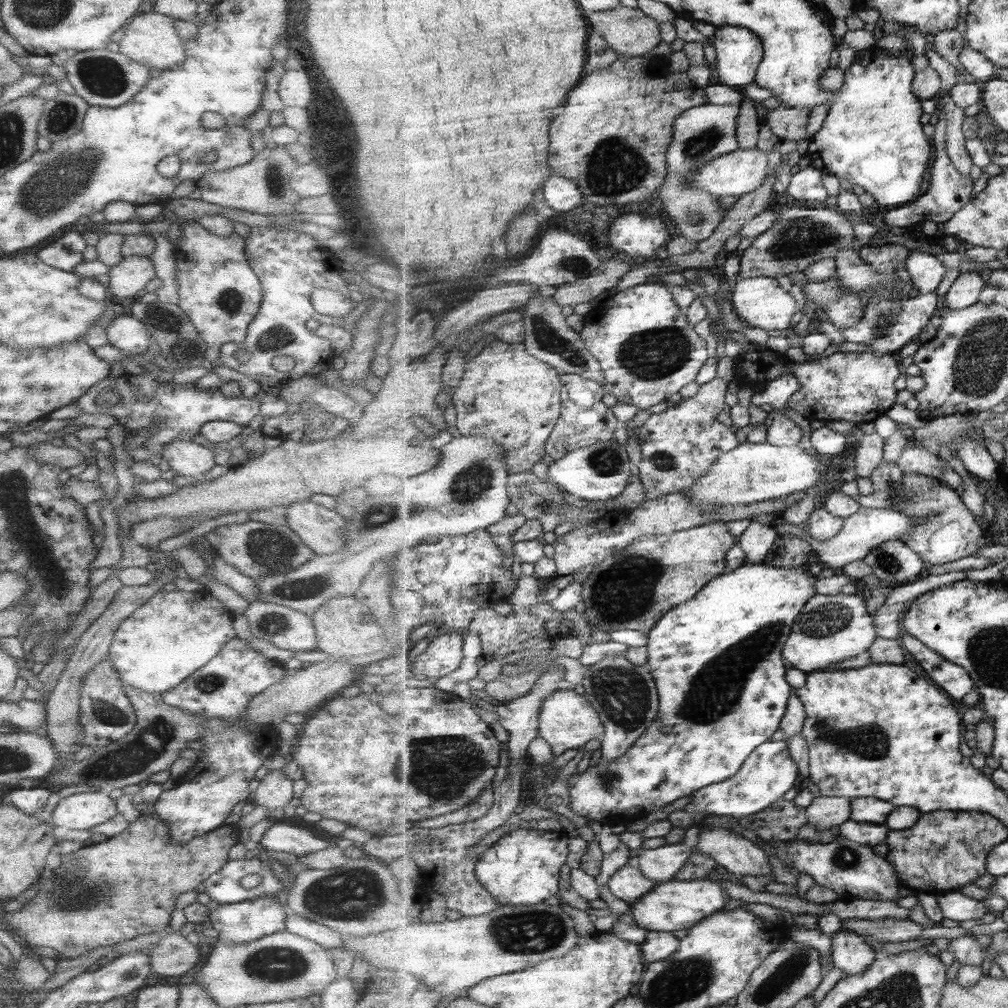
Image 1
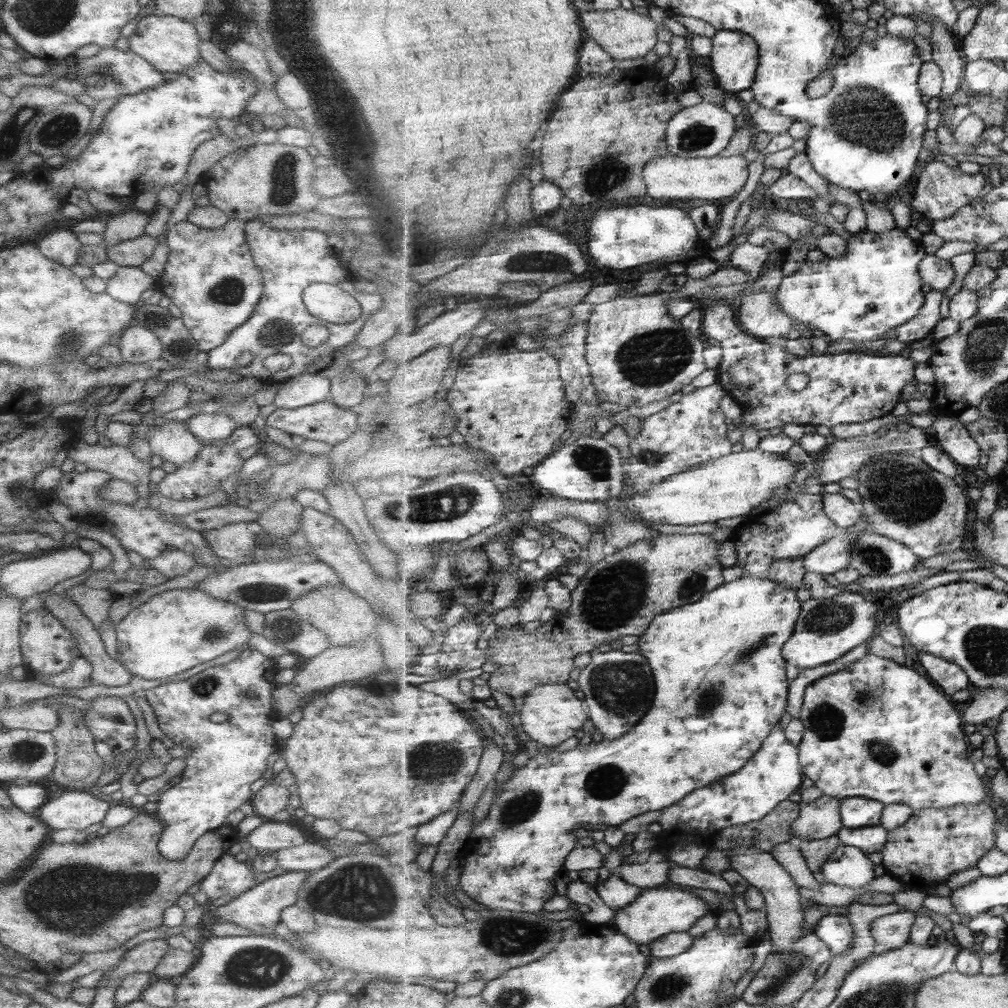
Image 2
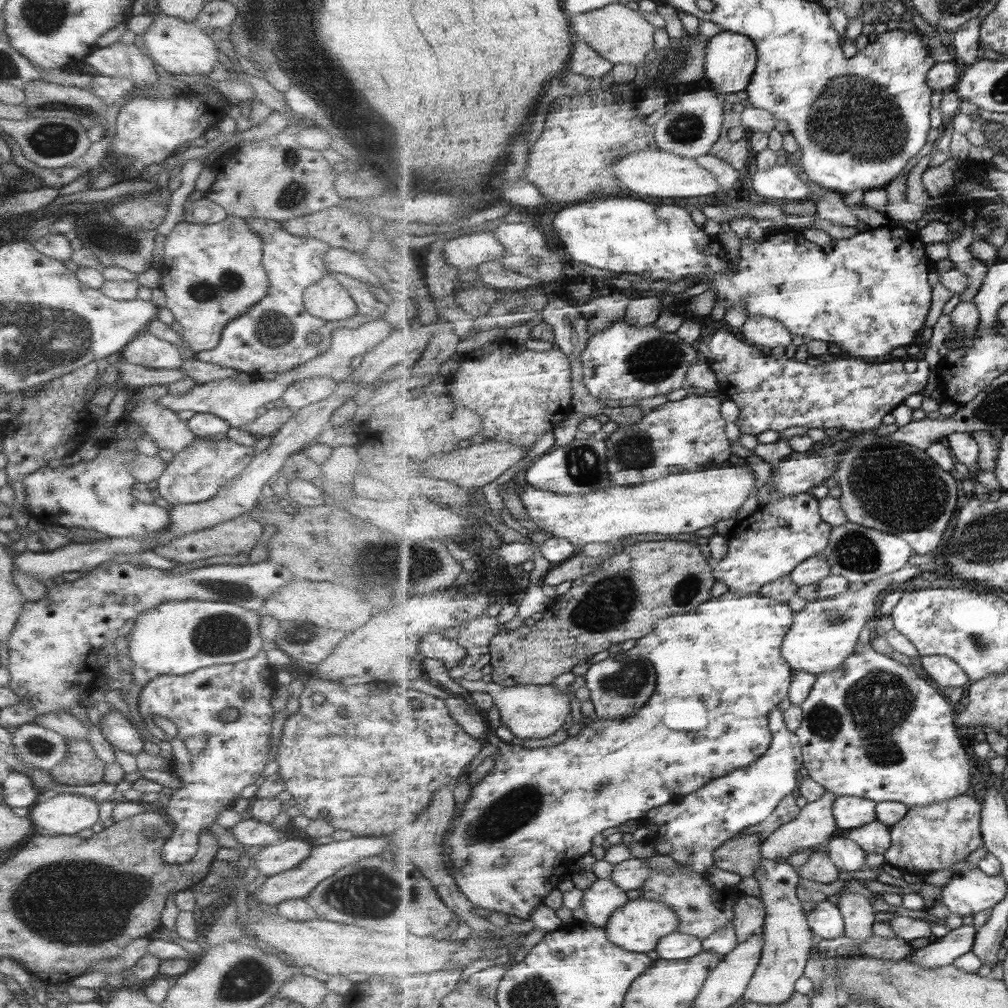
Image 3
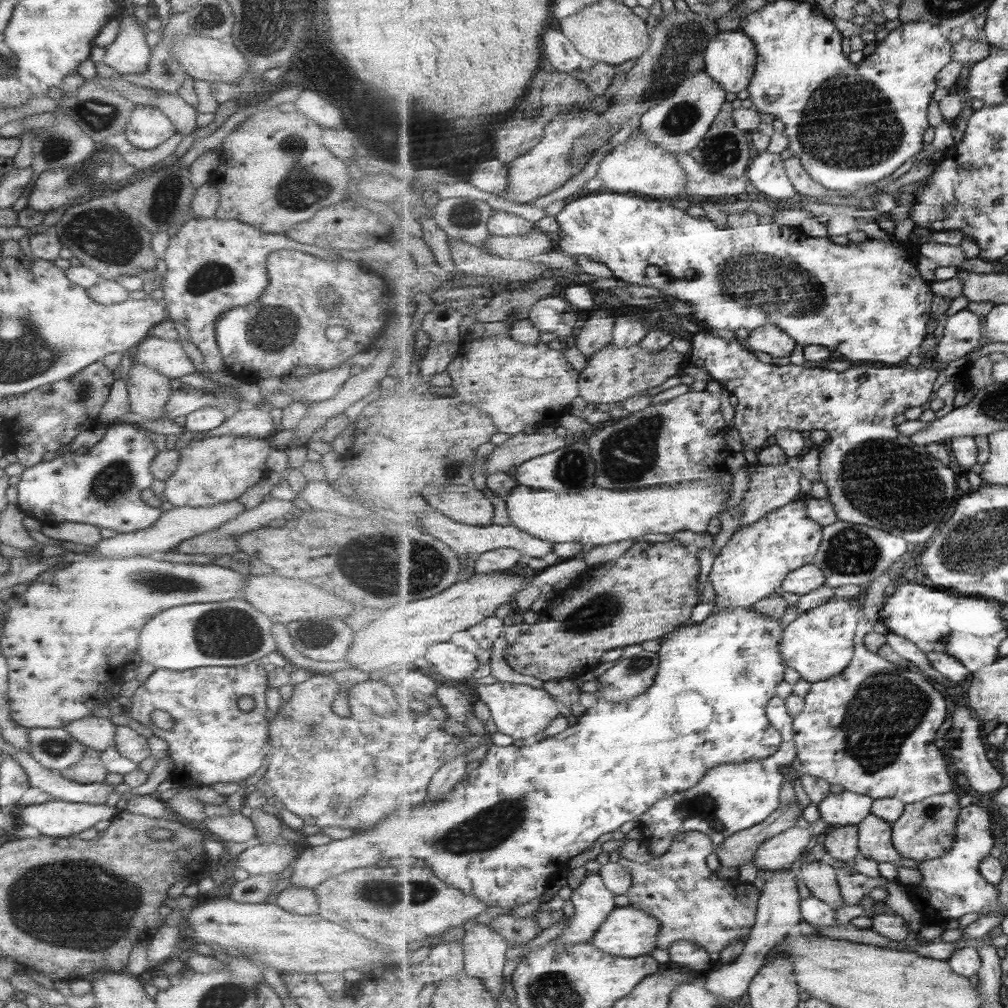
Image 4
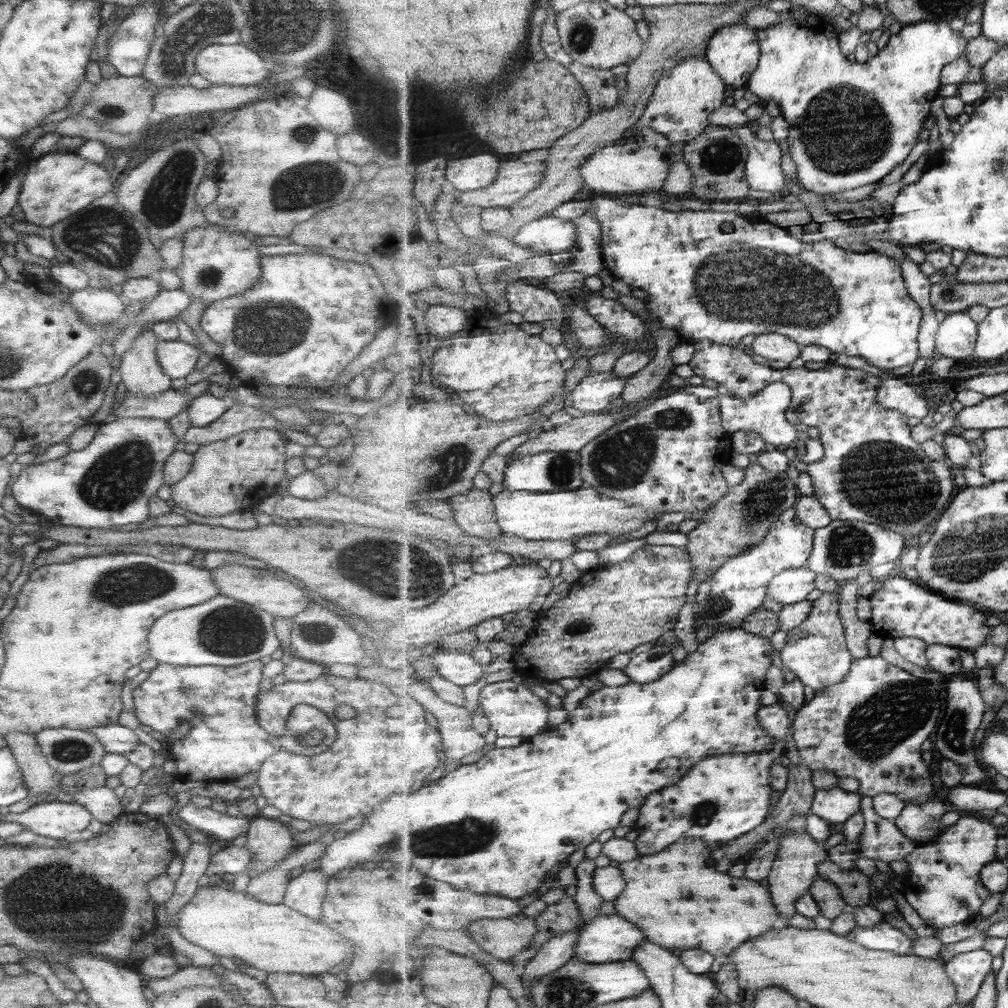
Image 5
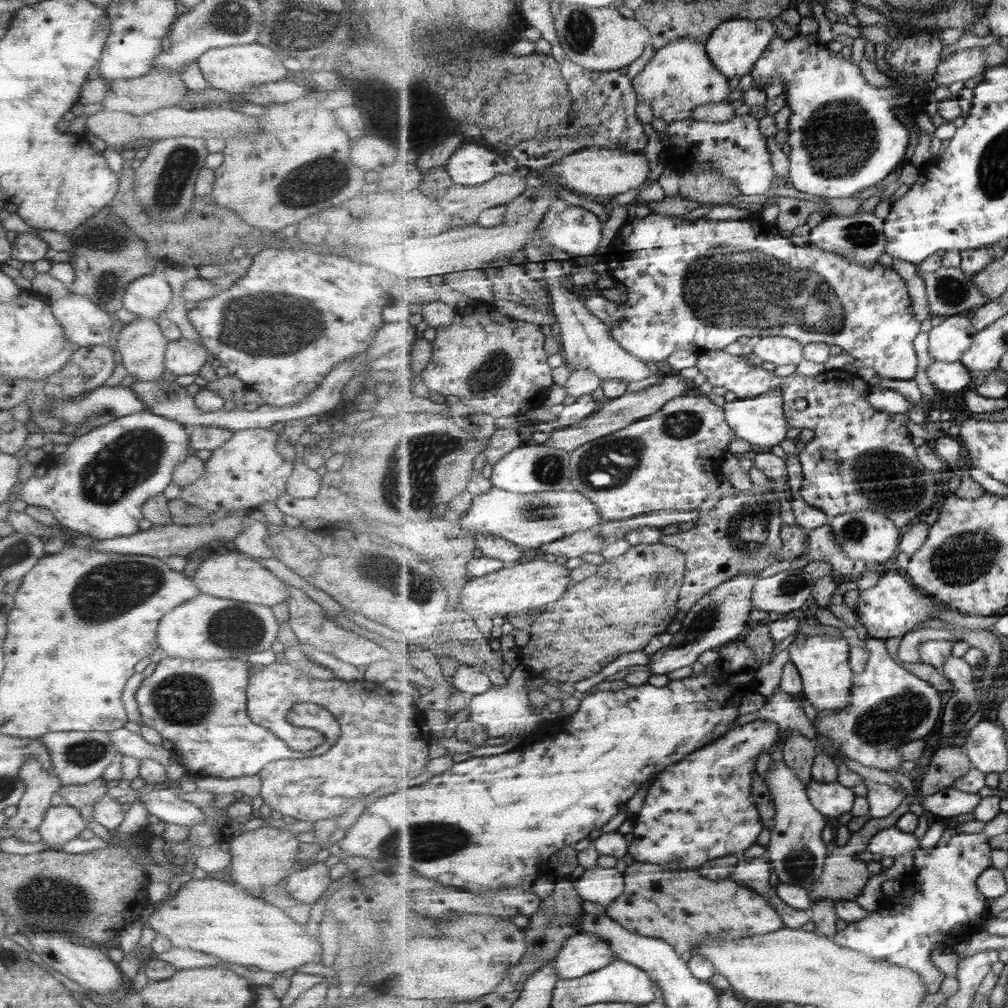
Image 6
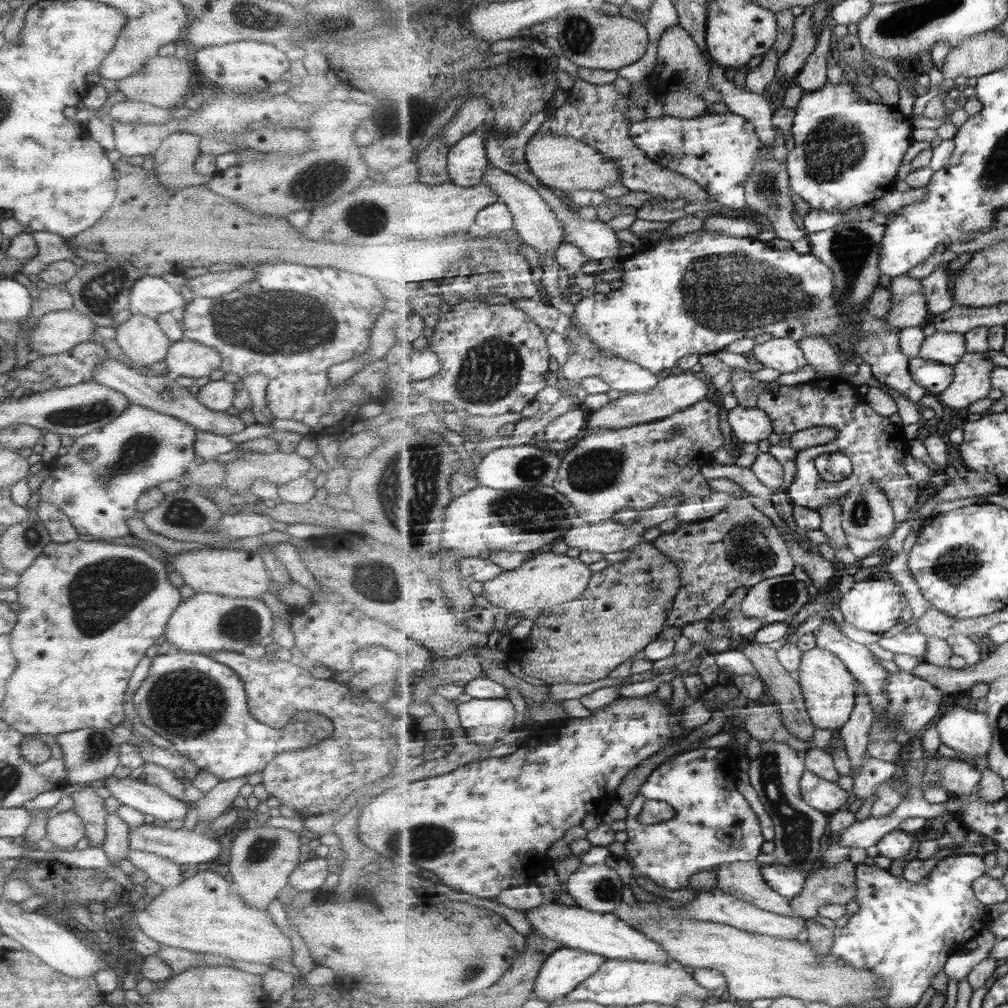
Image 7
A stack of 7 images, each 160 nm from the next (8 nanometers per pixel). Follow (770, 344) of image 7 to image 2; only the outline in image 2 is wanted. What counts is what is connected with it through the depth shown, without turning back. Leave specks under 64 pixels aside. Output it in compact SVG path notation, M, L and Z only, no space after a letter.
M759 288L743 297L742 305L737 310L737 319L747 334L764 341L771 337L786 338L793 330L795 322L777 306L775 294Z

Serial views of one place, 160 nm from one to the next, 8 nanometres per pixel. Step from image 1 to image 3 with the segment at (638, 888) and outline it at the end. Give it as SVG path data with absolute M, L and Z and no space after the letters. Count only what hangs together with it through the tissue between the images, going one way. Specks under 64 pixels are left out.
M597 879L583 893L583 905L587 920L585 923L591 923L598 927L605 927L616 910L630 902L627 896L627 890L617 886L613 879Z

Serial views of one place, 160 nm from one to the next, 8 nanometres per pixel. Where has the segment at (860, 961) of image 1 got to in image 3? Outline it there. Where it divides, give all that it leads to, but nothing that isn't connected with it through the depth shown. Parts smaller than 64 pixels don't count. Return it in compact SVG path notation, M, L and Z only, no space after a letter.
M829 900L809 912L808 921L814 934L822 939L841 938L846 934L844 914Z

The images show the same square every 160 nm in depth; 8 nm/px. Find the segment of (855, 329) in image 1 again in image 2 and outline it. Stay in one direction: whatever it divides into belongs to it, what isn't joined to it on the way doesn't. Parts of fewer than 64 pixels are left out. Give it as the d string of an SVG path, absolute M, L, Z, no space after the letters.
M931 290L926 294L925 306L916 318L905 326L893 328L883 334L885 341L897 340L904 344L915 343L932 337L935 326L942 320L941 306L945 300L945 294L941 291Z

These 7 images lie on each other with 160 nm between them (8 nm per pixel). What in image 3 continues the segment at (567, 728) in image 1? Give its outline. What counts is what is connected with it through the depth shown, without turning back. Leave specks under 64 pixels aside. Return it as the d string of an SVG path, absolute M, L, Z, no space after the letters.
M584 675L575 676L575 682L568 688L568 691L559 690L555 685L521 685L501 686L492 680L465 680L453 678L457 684L461 684L469 692L490 692L494 696L494 704L499 710L501 720L514 736L526 738L545 738L553 736L557 730L563 728L563 724L571 716L572 696L579 688L585 686Z

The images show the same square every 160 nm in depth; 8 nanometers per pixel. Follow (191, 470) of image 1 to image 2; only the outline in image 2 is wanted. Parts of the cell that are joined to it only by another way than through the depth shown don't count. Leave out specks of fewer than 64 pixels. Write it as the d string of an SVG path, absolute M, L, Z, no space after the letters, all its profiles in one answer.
M160 421L157 426L152 428L148 436L148 447L151 454L159 456L165 462L169 464L175 464L175 466L181 466L186 462L191 462L196 456L199 450L201 450L202 443L197 437L193 437L183 423L175 421Z

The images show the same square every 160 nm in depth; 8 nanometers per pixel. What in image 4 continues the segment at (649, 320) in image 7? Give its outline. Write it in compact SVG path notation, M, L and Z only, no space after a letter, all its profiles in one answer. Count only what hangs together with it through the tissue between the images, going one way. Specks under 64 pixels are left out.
M600 189L598 192L583 194L582 197L572 200L555 215L558 222L558 247L565 254L577 258L577 256L588 256L611 268L614 278L619 282L654 287L664 292L665 296L677 298L690 305L692 308L689 314L698 324L701 330L734 330L744 328L749 332L759 330L763 326L777 326L787 332L799 345L811 346L817 344L827 346L831 351L838 351L848 361L878 362L887 366L899 366L906 364L907 358L912 356L921 348L921 344L927 340L927 323L932 313L934 293L932 288L922 275L920 268L917 268L918 252L913 249L914 239L907 242L888 243L881 239L869 239L865 242L849 242L847 245L835 244L829 237L813 238L805 234L801 228L791 226L777 226L773 223L757 224L754 227L722 228L716 226L707 217L689 216L685 210L675 208L671 202L665 200L645 200L639 195L629 193L612 193Z

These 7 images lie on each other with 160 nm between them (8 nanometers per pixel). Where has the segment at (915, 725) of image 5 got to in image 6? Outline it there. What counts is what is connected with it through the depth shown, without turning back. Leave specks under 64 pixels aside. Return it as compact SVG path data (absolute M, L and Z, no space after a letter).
M868 637L866 646L870 651L868 666L862 673L854 673L854 683L852 688L852 697L849 706L840 709L822 710L817 712L814 720L814 729L824 736L824 741L814 739L818 743L819 752L826 753L831 759L841 757L851 758L867 766L868 768L880 769L883 771L893 771L900 774L901 760L892 752L896 748L901 748L907 742L921 740L931 730L937 726L939 718L942 717L943 700L941 700L941 691L937 690L929 681L919 678L913 671L901 666L885 648L885 639Z

